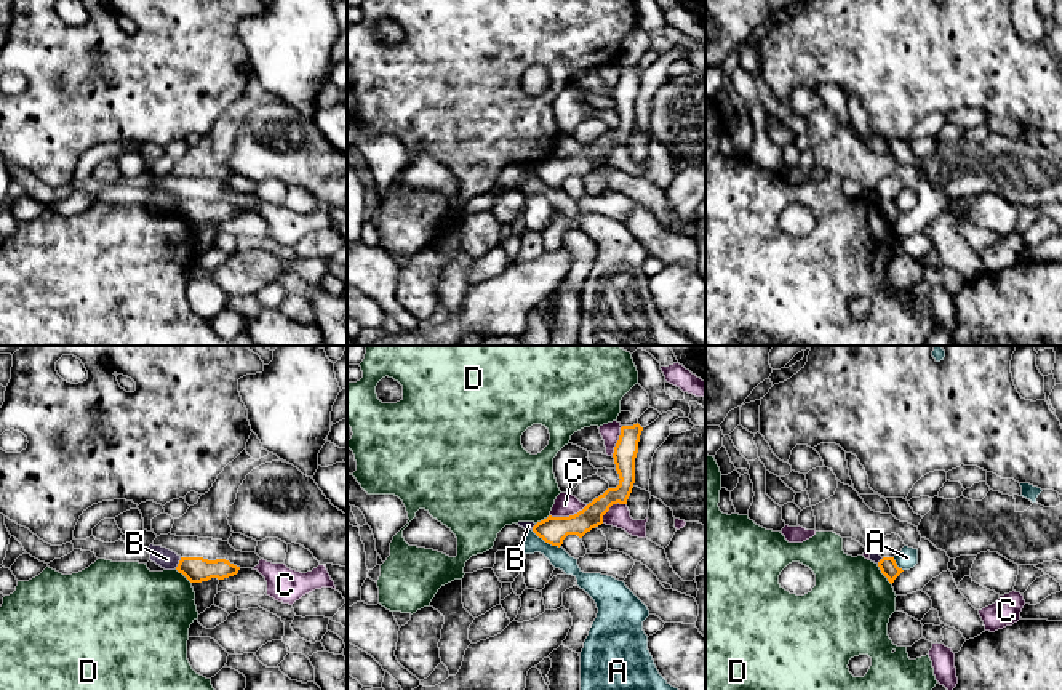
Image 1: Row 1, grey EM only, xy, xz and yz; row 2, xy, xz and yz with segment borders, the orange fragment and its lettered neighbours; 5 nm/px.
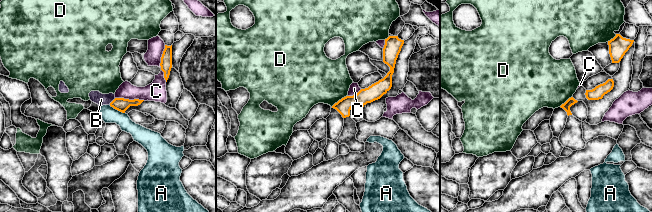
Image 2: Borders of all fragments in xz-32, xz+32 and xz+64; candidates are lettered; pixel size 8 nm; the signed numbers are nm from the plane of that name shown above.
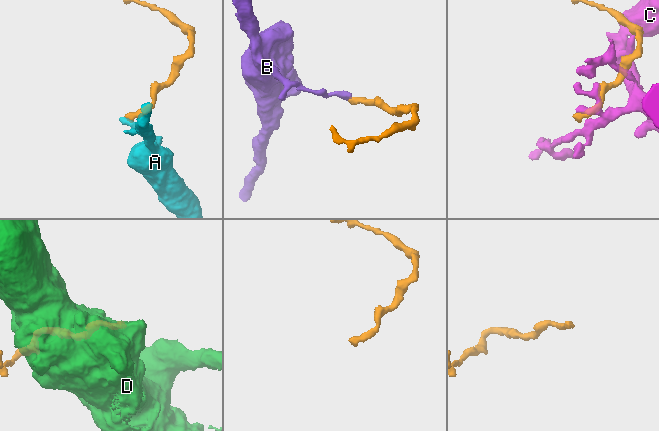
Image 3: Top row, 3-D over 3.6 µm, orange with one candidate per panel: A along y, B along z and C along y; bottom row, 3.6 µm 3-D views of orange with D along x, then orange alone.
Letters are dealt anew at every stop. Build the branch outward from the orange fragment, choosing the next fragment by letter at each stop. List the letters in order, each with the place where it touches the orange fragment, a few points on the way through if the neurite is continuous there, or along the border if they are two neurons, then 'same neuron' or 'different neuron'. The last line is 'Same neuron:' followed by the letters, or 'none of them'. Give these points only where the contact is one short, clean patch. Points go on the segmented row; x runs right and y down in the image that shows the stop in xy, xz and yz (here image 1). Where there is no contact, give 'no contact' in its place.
A: contact xz (546, 541); border xz (531, 530), (546, 541), (560, 546); different neuron
B: contact xy (179, 562); border xy (181, 557), (175, 567); different neuron
C: contact xz (570, 516); different neuron
D: contact yz (883, 573); different neuron
Same neuron: none of them

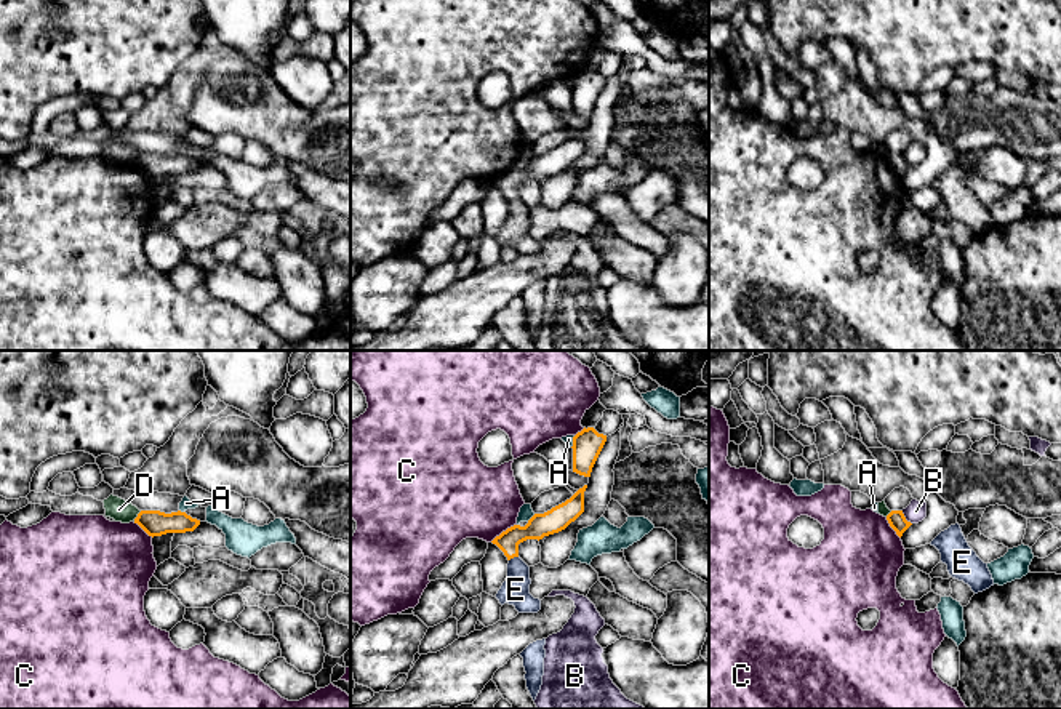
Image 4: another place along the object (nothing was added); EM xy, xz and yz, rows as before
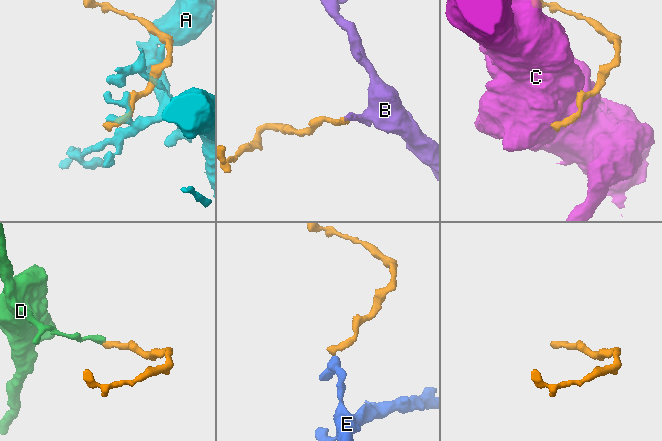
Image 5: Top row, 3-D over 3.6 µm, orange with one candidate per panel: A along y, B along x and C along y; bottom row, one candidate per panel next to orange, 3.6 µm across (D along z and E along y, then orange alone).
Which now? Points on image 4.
A: contact xz (532, 517); different neuron
B: contact yz (904, 517); border yz (901, 511), (911, 524); different neuron
C: contact xz (503, 532); different neuron
D: contact xy (138, 516); border xy (141, 511), (133, 520); different neuron
E: contact xz (512, 557); way xz (540, 525), (512, 544), (512, 557), (516, 589); same neuron
Same neuron: E

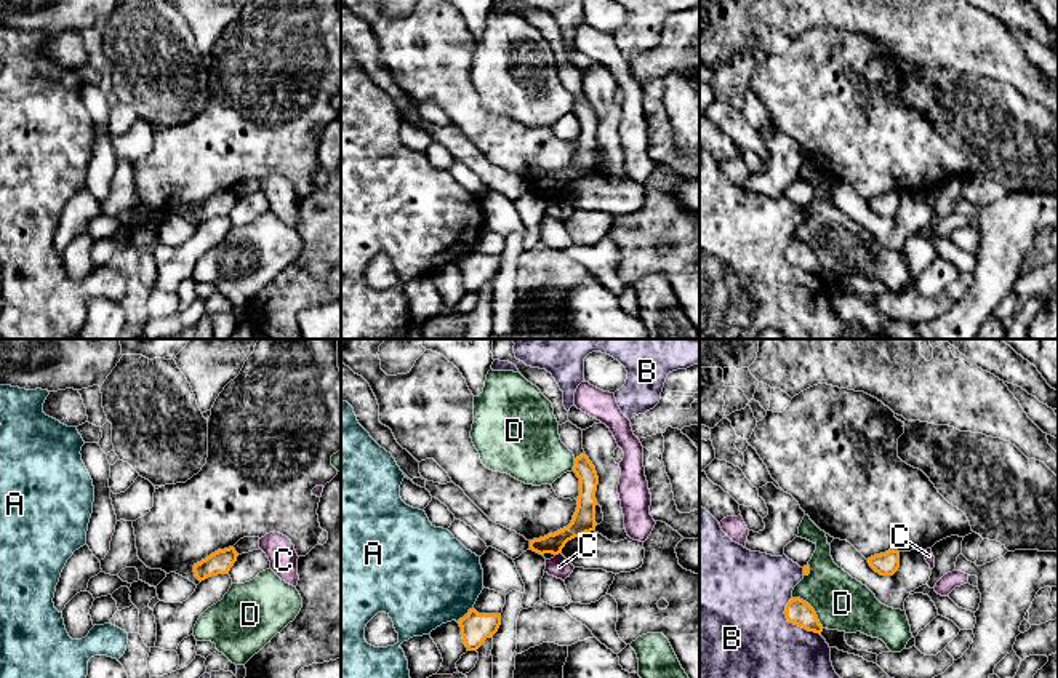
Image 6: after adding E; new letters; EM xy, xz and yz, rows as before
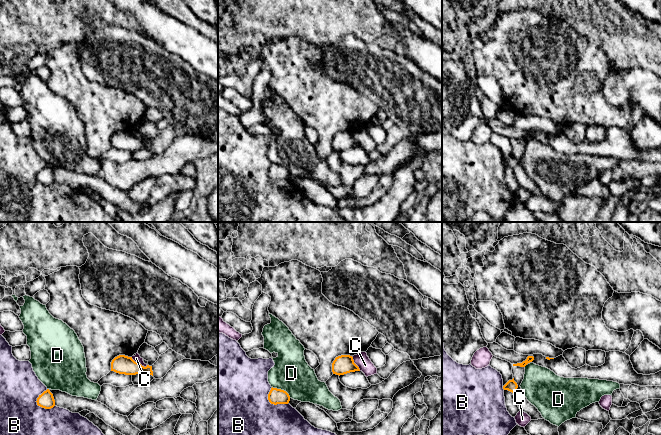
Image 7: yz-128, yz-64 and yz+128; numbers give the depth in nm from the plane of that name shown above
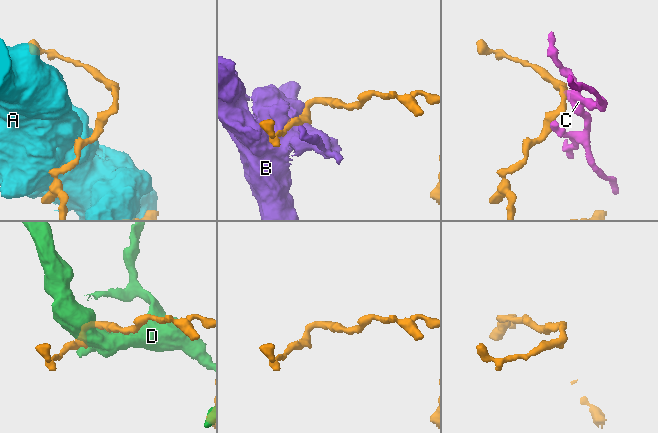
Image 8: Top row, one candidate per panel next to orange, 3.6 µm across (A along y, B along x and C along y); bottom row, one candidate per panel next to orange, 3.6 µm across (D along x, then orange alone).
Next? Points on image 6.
A: contact xz (464, 616); different neuron
B: contact yz (793, 622); different neuron
C: contact xz (557, 554); border xz (561, 552), (556, 555); different neuron
D: contact yz (812, 608); different neuron
Same neuron: none of them

